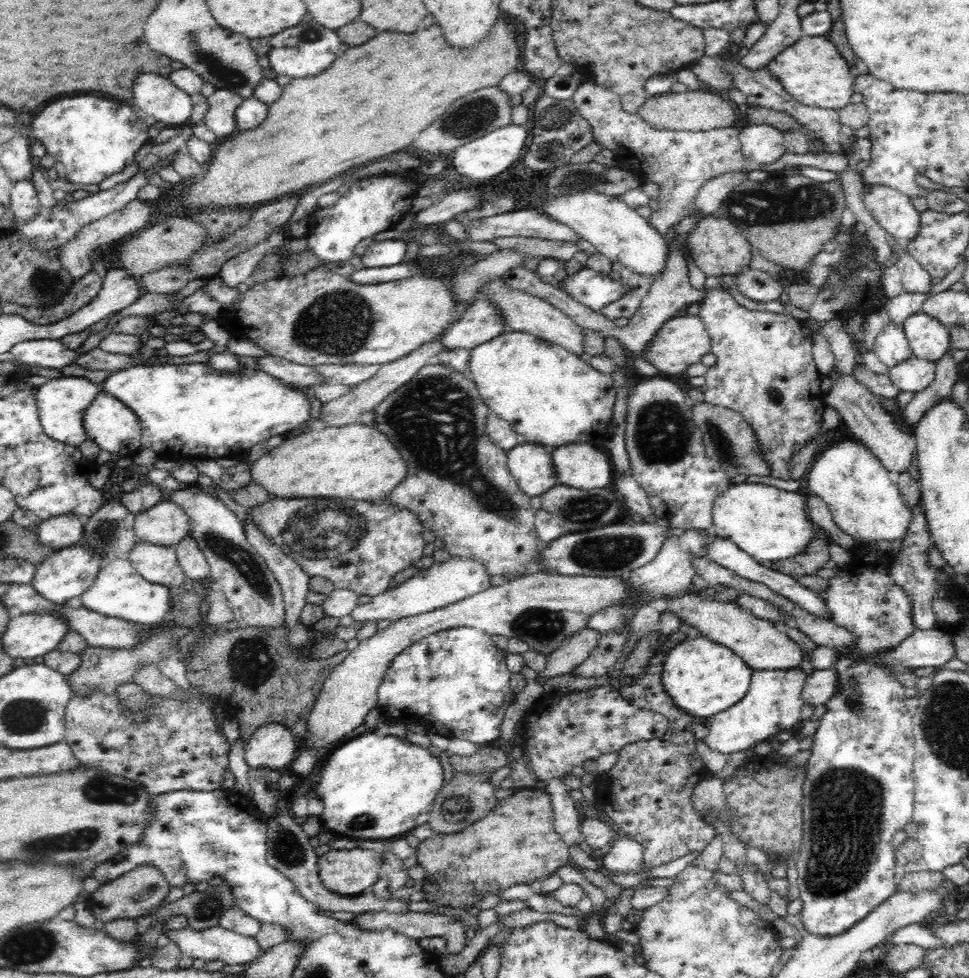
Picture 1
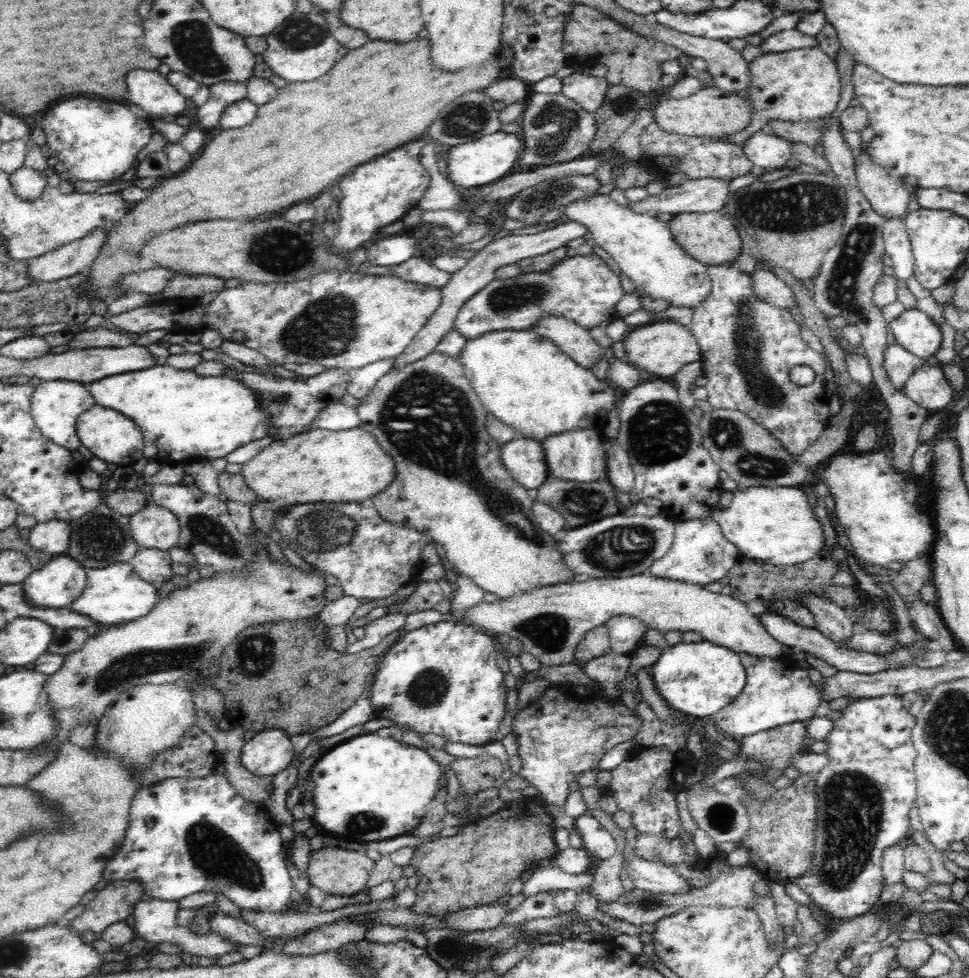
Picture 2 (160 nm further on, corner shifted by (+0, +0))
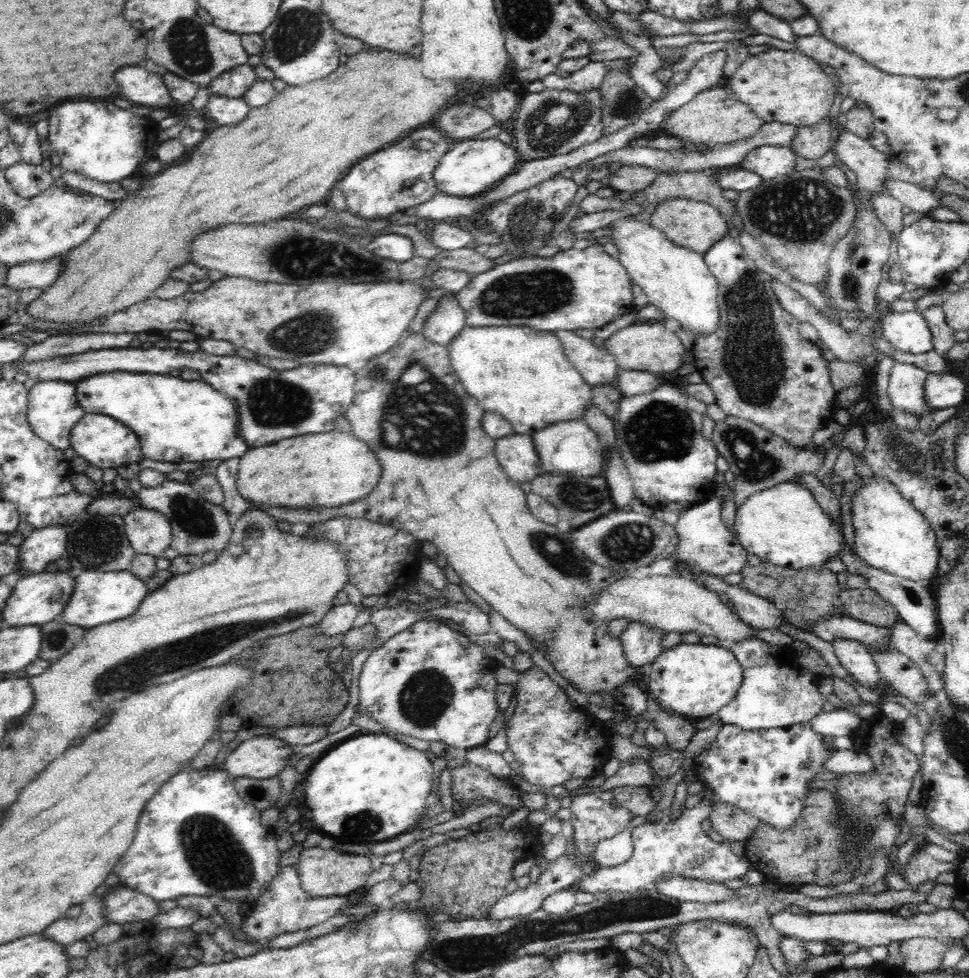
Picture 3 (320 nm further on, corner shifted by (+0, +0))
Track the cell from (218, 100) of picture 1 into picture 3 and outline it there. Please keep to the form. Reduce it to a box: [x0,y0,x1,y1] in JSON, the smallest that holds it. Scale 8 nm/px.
[208,65,257,97]

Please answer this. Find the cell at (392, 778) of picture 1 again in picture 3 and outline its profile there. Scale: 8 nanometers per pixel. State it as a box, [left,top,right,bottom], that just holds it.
[302,733,432,845]

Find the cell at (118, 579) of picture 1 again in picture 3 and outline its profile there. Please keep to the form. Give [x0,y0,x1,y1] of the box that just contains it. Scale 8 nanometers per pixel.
[58,570,150,629]

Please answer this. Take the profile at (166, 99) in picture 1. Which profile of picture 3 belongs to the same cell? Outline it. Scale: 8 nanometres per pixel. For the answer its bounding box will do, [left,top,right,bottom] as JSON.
[114,66,174,108]

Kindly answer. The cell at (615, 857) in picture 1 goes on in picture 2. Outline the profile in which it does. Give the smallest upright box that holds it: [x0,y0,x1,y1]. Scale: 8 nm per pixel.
[624,856,693,894]

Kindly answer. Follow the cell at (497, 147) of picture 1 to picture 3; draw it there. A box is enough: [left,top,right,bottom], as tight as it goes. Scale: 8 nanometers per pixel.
[433,138,521,196]

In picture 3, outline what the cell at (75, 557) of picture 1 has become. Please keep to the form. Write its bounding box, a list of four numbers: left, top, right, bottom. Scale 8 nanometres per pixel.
[2,571,76,626]

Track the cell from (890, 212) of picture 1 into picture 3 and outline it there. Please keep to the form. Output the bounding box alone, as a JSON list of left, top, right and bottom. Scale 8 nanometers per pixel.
[835,129,889,193]

